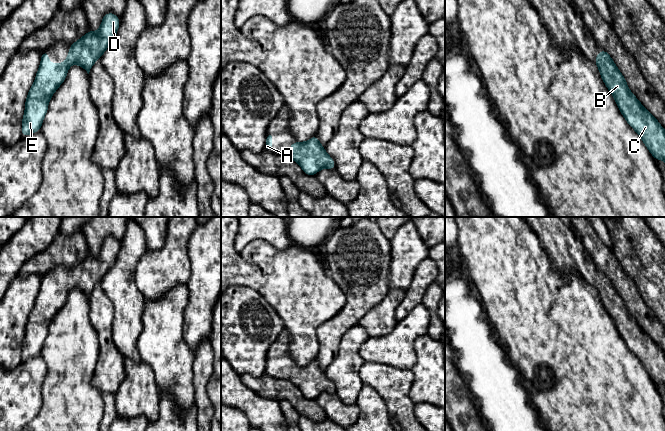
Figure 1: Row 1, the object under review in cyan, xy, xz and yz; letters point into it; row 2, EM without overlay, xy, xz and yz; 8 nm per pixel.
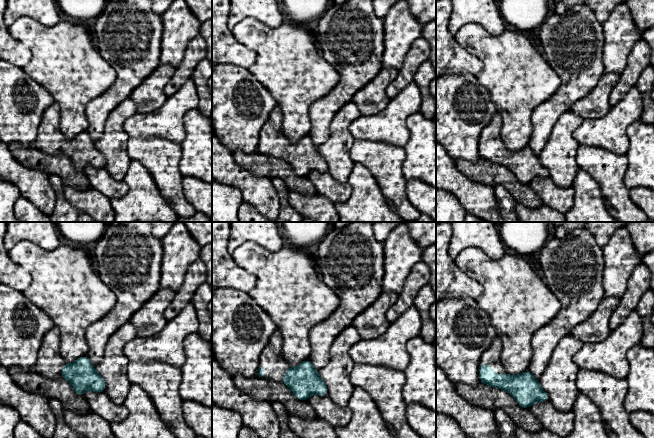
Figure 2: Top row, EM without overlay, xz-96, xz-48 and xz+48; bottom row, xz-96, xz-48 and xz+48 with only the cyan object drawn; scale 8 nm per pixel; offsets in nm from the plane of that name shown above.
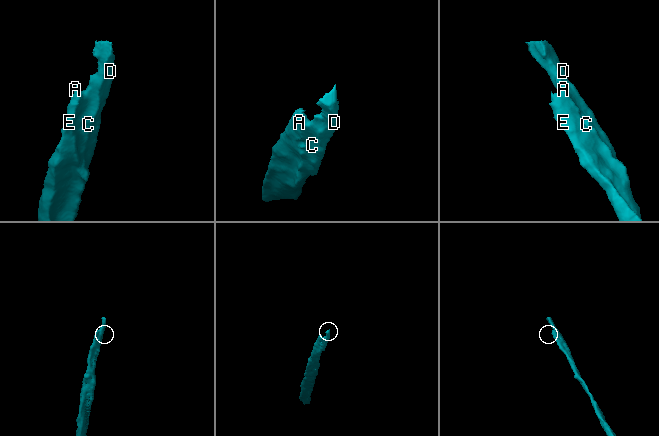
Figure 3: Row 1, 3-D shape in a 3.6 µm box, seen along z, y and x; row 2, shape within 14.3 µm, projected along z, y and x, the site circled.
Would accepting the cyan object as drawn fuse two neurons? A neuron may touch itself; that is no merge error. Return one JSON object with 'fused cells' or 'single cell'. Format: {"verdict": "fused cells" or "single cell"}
{"verdict": "single cell"}

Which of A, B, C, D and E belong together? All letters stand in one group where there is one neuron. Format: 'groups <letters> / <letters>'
groups A B C D E

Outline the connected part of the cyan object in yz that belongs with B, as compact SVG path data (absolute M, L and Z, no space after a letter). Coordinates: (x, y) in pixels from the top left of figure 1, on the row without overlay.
M601 274L595 287L627 347L638 357L655 384L665 385L665 354L637 324L610 279Z

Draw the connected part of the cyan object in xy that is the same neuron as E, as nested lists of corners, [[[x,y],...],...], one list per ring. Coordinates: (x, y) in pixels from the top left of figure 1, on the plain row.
[[[106,237],[96,257],[89,254],[81,263],[70,269],[70,275],[62,288],[49,287],[49,276],[41,278],[41,287],[35,305],[29,314],[22,344],[22,362],[41,354],[48,327],[57,312],[65,305],[72,288],[83,291],[89,298],[94,286],[101,282],[116,260],[120,243],[114,237]]]

